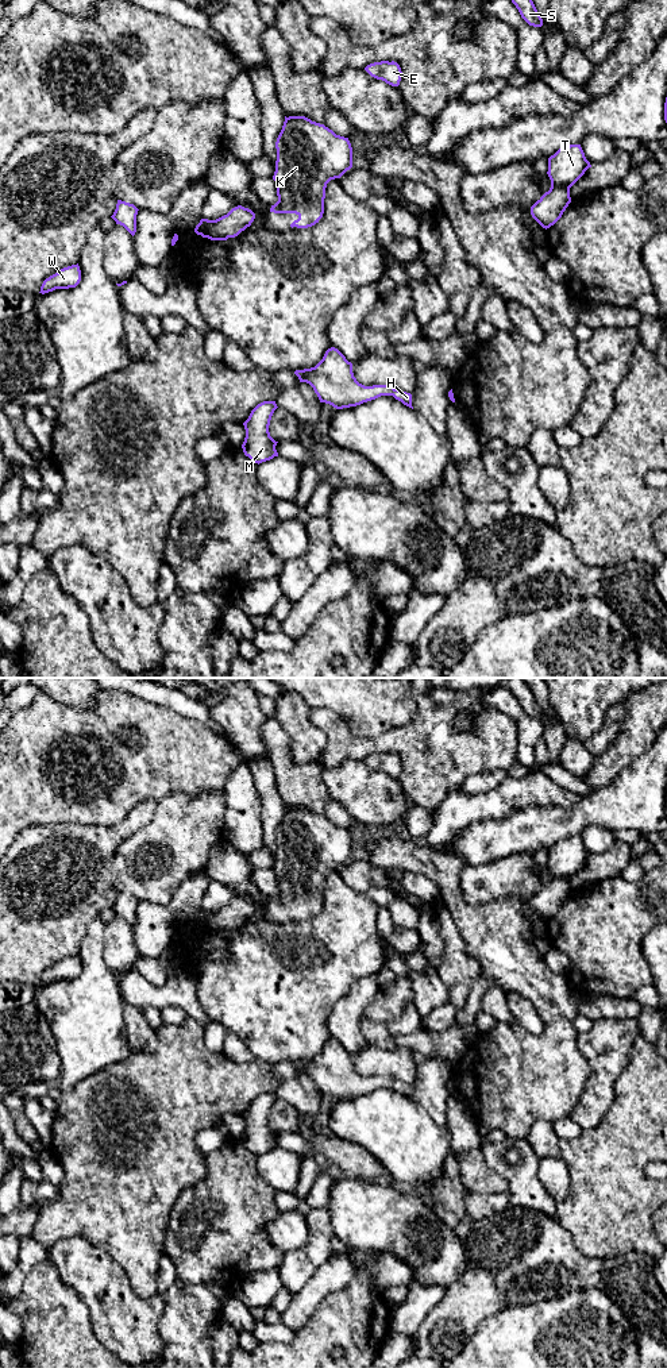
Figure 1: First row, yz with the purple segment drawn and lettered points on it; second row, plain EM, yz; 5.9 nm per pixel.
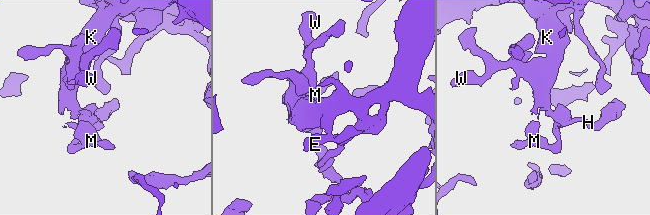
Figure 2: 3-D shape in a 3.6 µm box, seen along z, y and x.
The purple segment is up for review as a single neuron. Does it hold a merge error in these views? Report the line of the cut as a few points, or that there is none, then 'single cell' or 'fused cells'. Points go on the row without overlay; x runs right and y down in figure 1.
no cut | single cell

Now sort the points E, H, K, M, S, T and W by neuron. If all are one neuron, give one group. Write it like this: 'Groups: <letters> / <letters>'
Groups: E H K M S T W

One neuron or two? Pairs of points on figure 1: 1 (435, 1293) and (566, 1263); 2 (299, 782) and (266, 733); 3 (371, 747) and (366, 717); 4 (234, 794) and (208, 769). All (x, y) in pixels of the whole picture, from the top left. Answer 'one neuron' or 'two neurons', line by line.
1: one neuron
2: one neuron
3: two neurons
4: two neurons

